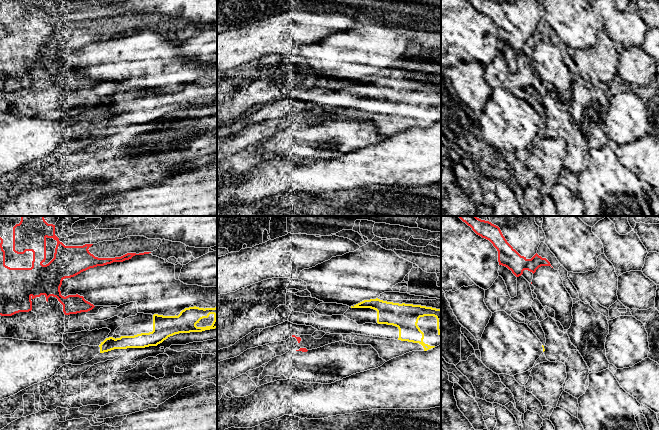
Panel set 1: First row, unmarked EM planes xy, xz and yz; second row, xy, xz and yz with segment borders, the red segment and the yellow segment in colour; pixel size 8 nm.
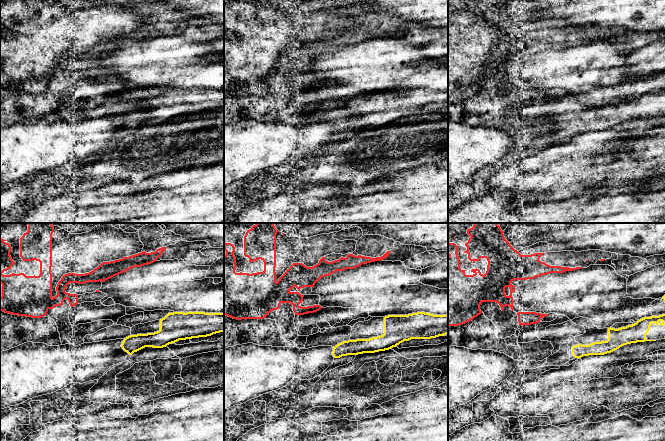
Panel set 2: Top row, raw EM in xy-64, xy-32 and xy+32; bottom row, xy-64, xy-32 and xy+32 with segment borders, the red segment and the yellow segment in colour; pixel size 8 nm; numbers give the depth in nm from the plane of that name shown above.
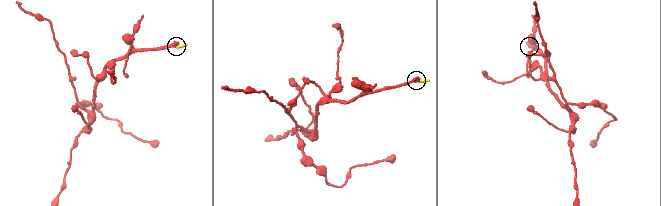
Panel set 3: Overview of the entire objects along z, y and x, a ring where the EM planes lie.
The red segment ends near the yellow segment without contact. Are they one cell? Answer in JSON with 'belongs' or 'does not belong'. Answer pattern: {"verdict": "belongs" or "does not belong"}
{"verdict": "does not belong"}

